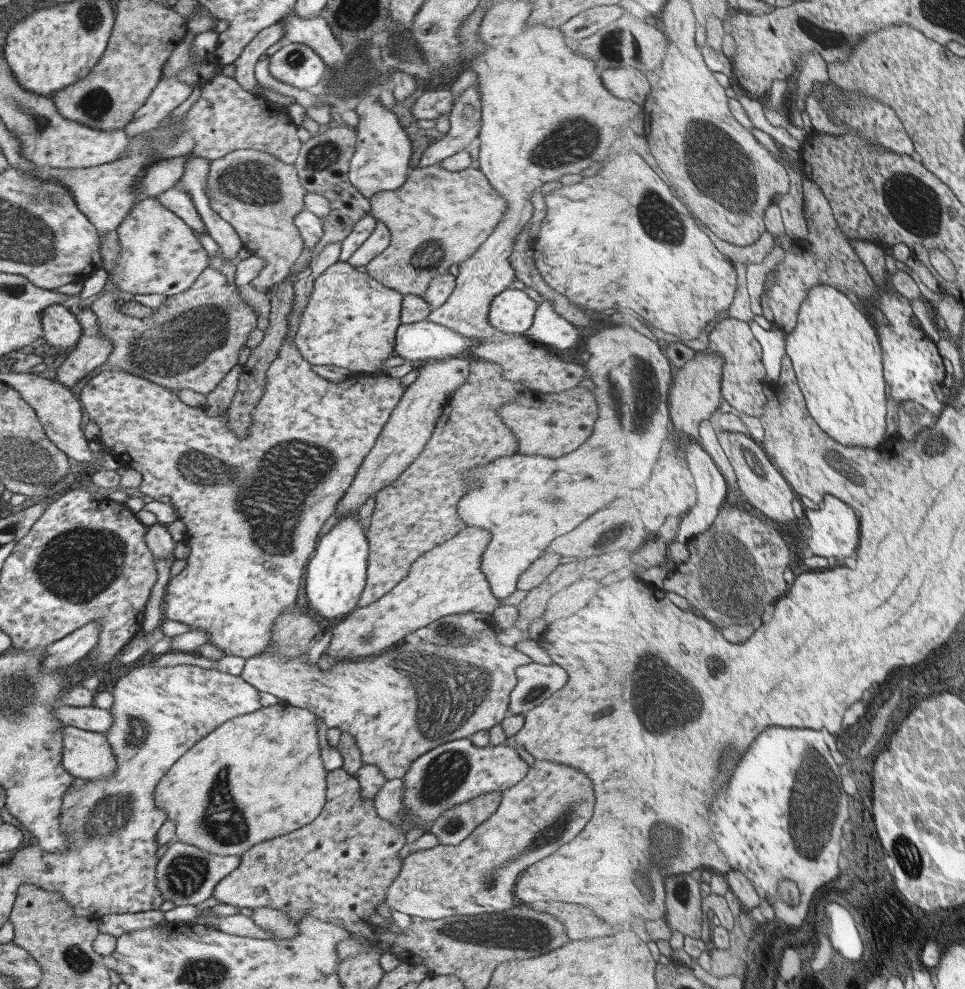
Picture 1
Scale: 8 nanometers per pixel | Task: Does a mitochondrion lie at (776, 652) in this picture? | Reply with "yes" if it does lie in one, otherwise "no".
no

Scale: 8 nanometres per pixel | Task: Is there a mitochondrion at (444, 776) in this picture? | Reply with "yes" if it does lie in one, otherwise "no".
yes

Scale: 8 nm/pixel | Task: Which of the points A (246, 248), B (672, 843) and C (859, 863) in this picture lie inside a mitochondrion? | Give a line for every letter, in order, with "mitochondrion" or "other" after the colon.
A: other
B: mitochondrion
C: other

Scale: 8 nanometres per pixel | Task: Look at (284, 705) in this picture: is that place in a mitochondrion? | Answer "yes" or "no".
no

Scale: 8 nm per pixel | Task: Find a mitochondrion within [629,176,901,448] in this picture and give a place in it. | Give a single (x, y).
(658, 219)

